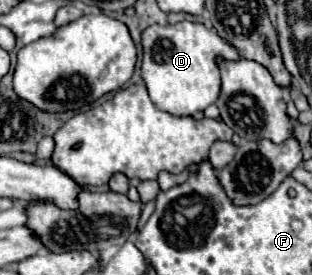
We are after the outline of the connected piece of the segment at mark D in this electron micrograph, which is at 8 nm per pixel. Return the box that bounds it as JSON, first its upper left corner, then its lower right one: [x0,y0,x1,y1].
[142,21,240,117]

